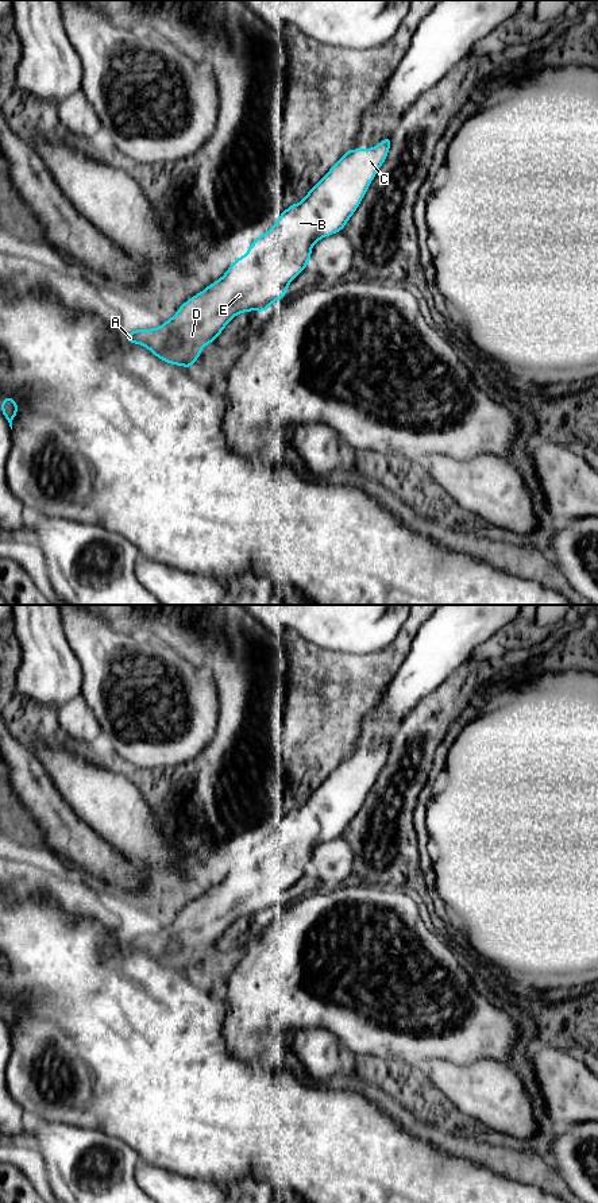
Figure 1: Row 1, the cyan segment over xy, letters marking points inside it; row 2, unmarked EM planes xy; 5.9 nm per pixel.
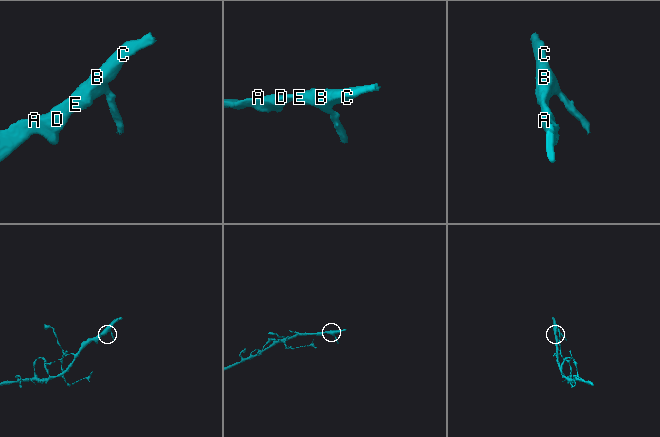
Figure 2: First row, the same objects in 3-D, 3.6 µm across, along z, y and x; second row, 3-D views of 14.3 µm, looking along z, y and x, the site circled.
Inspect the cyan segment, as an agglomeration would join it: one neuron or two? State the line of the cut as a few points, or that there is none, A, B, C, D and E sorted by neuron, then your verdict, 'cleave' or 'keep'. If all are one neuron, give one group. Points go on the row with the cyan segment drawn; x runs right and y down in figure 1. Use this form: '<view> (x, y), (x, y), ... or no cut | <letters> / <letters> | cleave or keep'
no cut | A B C D E | keep

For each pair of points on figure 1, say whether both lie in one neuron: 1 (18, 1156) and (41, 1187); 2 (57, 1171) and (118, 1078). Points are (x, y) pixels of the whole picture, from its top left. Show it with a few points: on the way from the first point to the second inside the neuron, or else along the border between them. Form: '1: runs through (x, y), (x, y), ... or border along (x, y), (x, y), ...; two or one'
1: runs through (26, 1164), (38, 1179); one
2: border along (54, 1121), (95, 1128), (115, 1138); two

